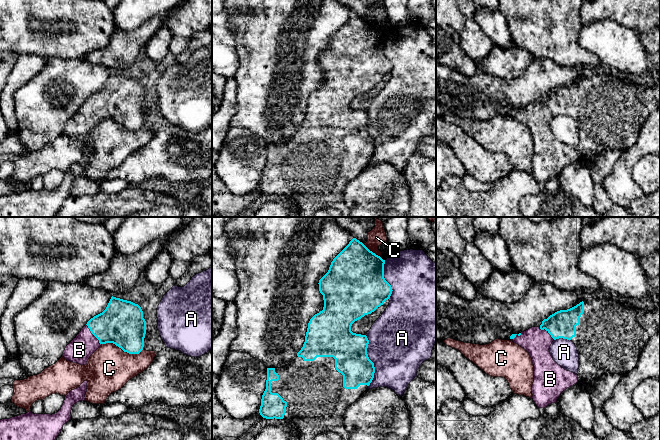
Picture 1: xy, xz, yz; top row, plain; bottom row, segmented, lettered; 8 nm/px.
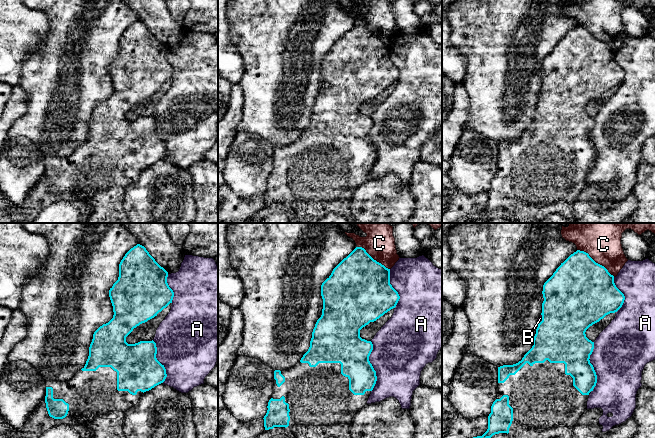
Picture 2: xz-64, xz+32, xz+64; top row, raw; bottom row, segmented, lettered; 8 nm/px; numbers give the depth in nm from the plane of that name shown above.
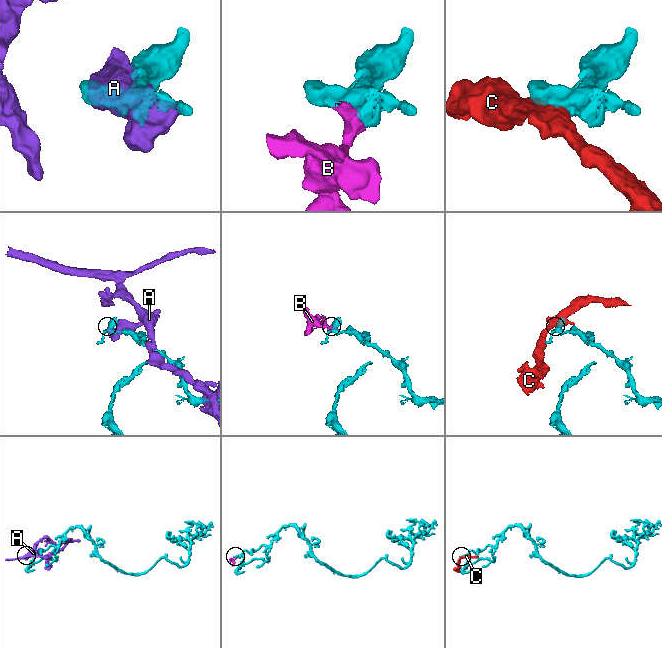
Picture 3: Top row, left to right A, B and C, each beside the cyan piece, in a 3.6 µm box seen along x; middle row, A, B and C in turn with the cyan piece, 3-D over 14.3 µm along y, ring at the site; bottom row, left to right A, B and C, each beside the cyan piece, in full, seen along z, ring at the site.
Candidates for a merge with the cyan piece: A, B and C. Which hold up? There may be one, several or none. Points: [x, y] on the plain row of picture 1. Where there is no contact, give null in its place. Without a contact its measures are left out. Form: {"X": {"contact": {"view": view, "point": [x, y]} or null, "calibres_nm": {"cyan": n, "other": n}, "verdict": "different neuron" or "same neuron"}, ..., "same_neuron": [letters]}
{"A": {"contact": {"view": "xz", "point": [371, 137]}, "calibres_nm": {"cyan": 280, "other": 460}, "verdict": "different neuron"}, "B": {"contact": {"view": "xy", "point": [92, 109]}, "calibres_nm": {"cyan": 360, "other": 200}, "verdict": "same neuron"}, "C": {"contact": {"view": "xy", "point": [122, 125]}, "calibres_nm": {"cyan": 360, "other": 360}, "verdict": "different neuron"}, "same_neuron": ["B"]}

